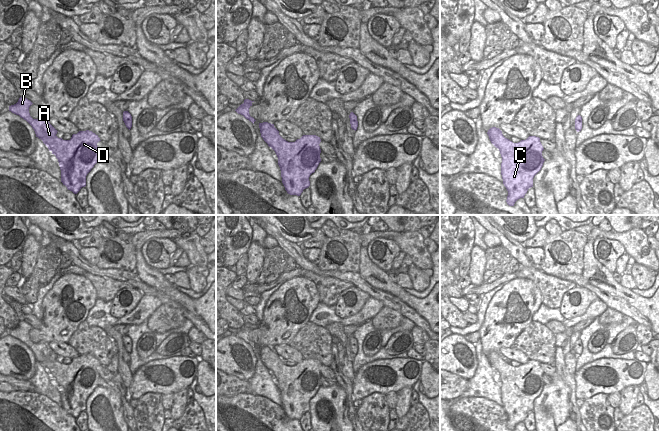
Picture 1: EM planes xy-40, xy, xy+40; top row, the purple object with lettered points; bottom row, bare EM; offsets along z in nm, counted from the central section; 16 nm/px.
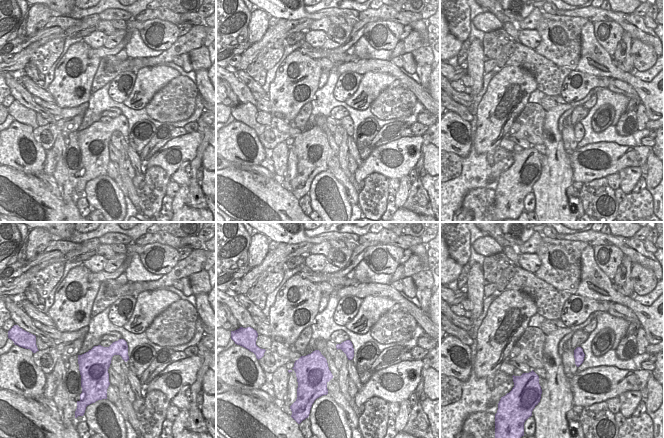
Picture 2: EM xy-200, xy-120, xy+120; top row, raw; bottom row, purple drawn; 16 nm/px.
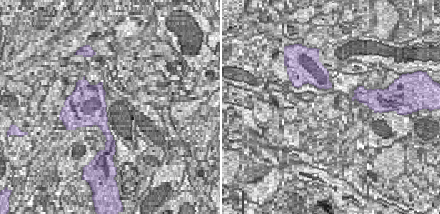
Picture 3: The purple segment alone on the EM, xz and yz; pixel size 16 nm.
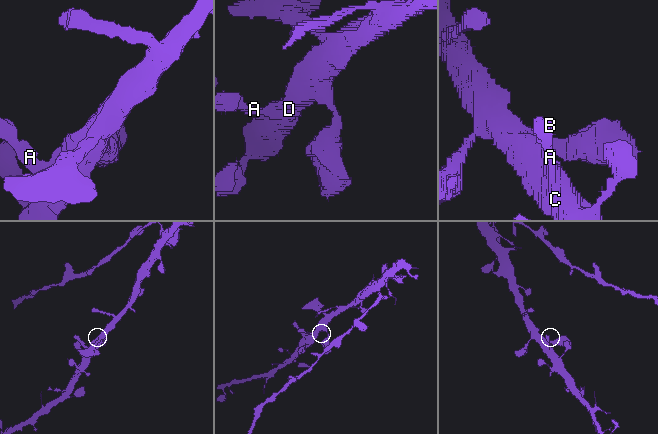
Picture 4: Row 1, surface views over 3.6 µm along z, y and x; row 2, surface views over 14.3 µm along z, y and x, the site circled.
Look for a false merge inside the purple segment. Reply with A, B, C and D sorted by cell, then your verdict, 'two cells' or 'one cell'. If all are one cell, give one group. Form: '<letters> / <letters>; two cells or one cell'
A B C D; one cell

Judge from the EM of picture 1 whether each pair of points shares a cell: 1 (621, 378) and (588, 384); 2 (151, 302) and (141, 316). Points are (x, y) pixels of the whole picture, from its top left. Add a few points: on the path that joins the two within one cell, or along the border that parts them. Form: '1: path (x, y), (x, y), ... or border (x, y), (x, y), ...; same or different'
1: path (614, 386), (605, 388), (597, 386); same
2: path (148, 305), (141, 313); same

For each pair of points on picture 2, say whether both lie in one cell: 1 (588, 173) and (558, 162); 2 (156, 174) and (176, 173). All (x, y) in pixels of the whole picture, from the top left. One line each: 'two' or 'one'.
1: two
2: two

